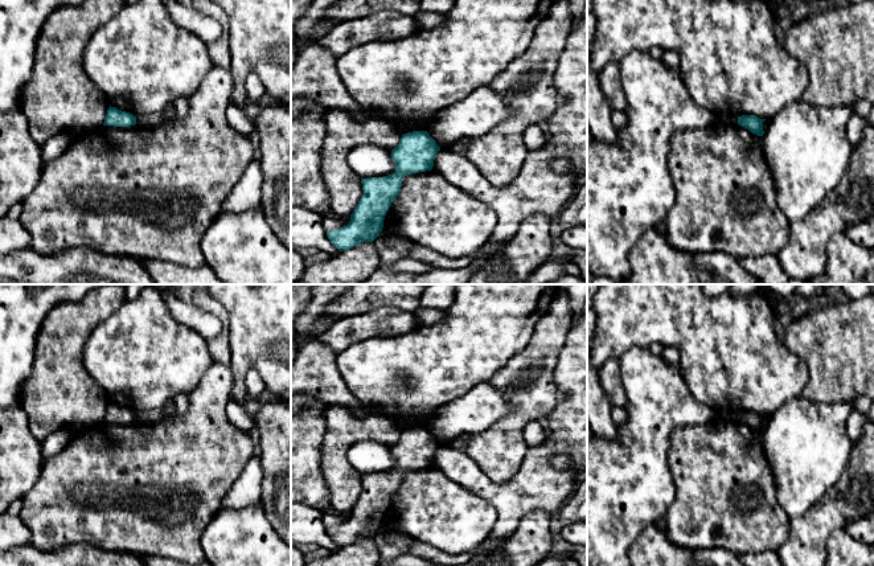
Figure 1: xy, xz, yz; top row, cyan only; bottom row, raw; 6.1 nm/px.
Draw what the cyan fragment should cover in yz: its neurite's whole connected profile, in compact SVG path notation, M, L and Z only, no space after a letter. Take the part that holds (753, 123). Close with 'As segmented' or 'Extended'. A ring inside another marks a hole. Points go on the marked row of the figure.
M742 115L738 116L738 124L747 128L750 132L758 135L758 136L763 136L764 131L763 131L763 122L766 119L760 119L755 115Z. As segmented

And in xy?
M108 107L103 126L131 127L136 124L136 116L130 112Z. As segmented

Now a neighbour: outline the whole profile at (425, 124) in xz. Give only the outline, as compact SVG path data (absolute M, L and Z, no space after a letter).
M385 119L386 122L389 122L395 130L398 130L402 135L407 134L407 132L413 132L413 131L430 131L431 124L434 122L434 119L428 119L428 120L422 120L418 124L411 124L411 126L403 126L393 119Z

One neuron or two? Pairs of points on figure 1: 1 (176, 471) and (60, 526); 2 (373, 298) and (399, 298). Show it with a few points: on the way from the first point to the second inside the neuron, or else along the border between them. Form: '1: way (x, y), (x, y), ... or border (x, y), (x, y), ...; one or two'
1: way (139, 478), (135, 478), (126, 487), (66, 489); one
2: way (380, 298), (393, 298); one

